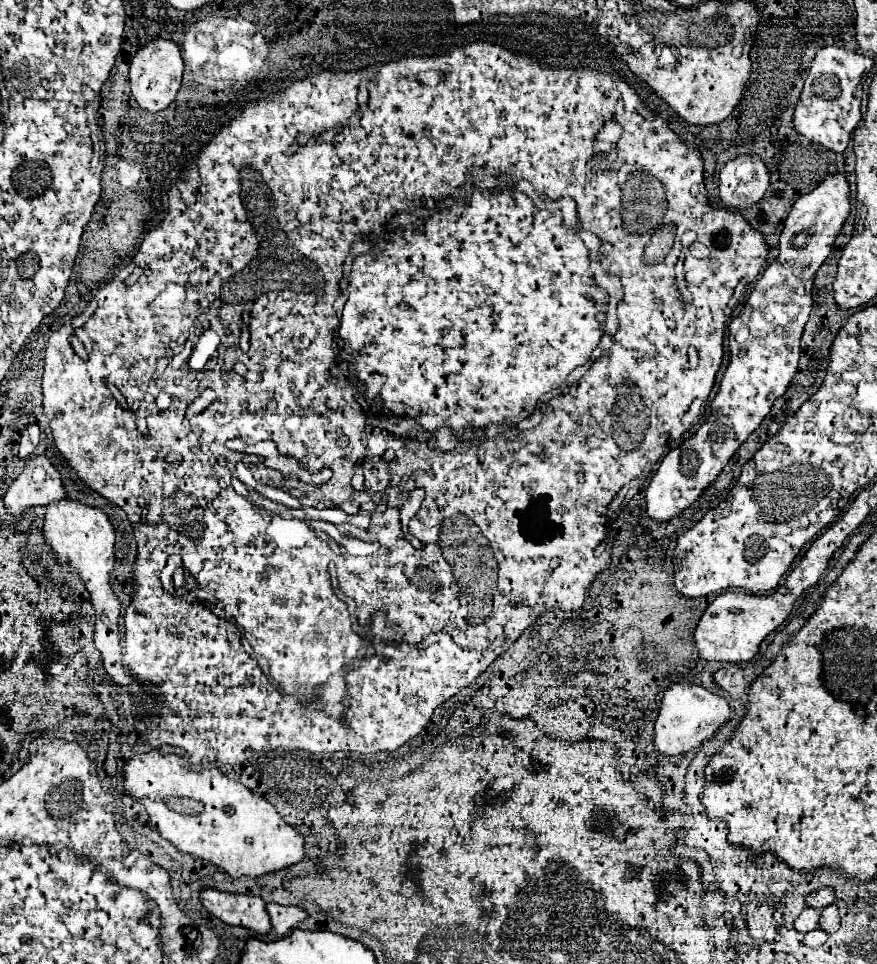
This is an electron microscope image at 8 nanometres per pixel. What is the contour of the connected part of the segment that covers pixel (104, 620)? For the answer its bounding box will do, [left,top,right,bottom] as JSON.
[43,499,141,699]

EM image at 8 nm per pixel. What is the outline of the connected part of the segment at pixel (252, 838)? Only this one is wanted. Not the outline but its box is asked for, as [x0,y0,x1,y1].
[123,749,303,877]

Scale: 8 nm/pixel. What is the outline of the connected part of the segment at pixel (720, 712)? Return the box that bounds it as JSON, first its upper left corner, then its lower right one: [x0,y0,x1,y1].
[653,679,729,756]

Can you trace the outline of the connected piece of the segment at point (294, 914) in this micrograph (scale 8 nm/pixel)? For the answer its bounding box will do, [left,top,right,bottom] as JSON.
[267,903,307,935]

